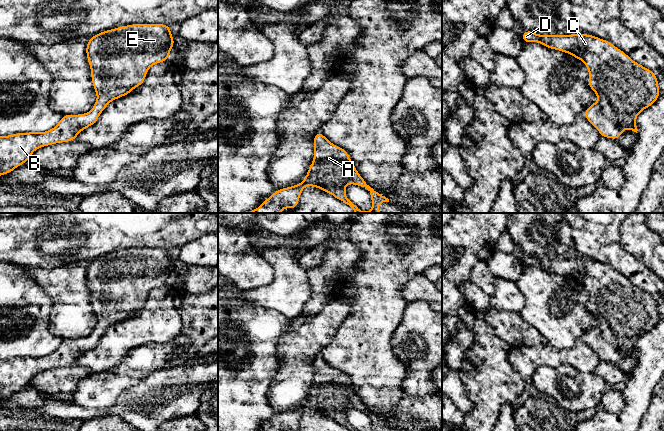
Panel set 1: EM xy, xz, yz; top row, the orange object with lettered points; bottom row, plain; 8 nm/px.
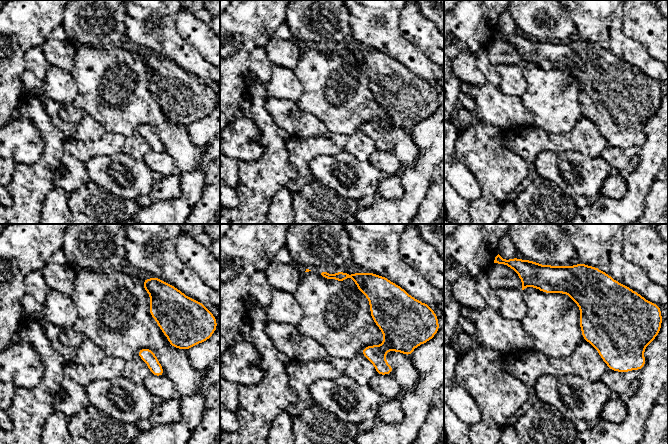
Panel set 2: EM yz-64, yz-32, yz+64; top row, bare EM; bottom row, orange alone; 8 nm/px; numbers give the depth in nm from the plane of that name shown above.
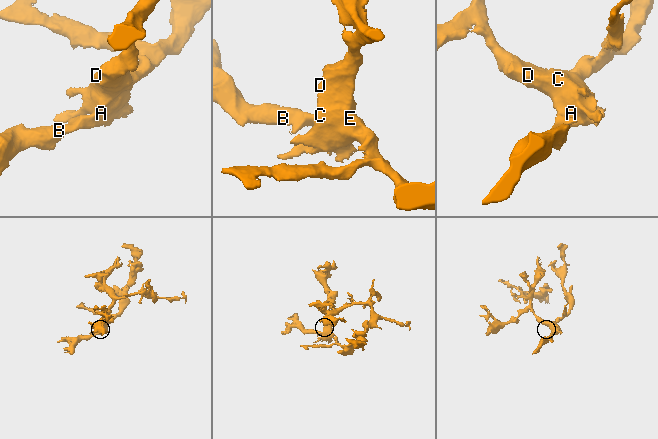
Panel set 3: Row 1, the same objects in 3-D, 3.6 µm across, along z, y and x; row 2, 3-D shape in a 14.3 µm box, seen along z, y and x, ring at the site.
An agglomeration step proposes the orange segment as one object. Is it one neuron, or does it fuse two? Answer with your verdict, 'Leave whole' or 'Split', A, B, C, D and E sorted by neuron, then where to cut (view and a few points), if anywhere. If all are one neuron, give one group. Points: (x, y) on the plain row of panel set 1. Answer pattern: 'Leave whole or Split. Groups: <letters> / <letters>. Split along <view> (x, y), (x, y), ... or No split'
Leave whole. Groups: A B C D E. No split

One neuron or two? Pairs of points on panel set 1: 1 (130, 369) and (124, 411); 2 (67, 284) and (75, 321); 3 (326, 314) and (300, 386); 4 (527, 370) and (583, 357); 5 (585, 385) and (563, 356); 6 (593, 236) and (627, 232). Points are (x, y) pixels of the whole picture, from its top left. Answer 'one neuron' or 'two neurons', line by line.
1: two neurons
2: one neuron
3: one neuron
4: one neuron
5: two neurons
6: two neurons

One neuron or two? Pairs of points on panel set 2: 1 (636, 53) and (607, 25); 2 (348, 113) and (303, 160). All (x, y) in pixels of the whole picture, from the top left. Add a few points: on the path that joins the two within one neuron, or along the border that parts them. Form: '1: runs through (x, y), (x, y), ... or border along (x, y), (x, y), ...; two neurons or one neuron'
1: runs through (628, 47), (613, 32); one neuron
2: border along (329, 131), (335, 134), (353, 134); two neurons

